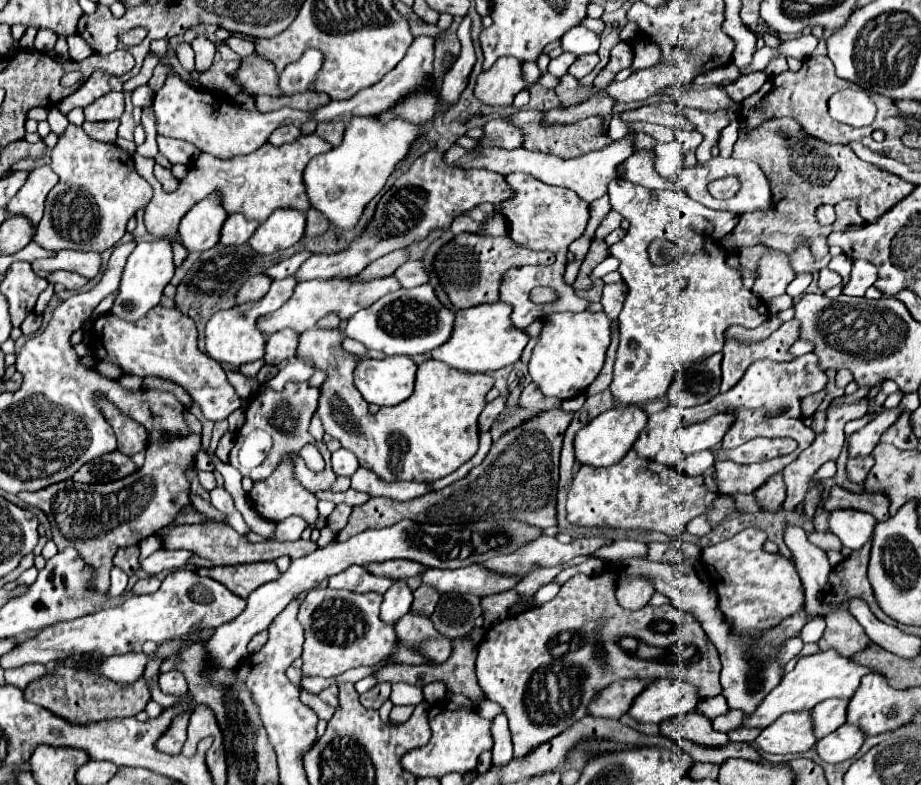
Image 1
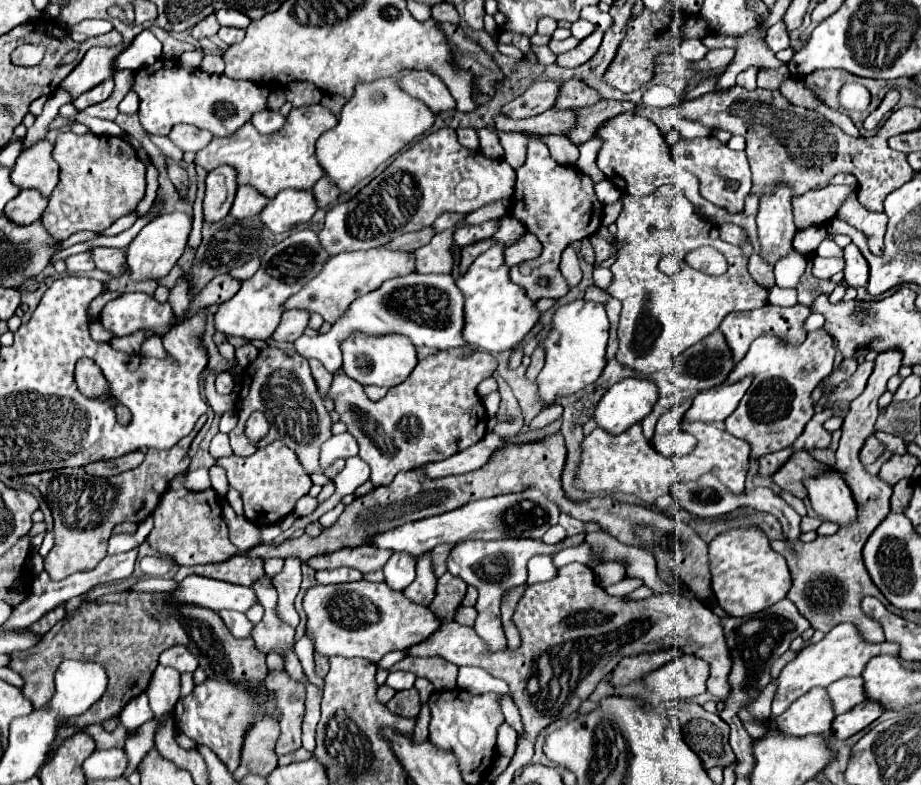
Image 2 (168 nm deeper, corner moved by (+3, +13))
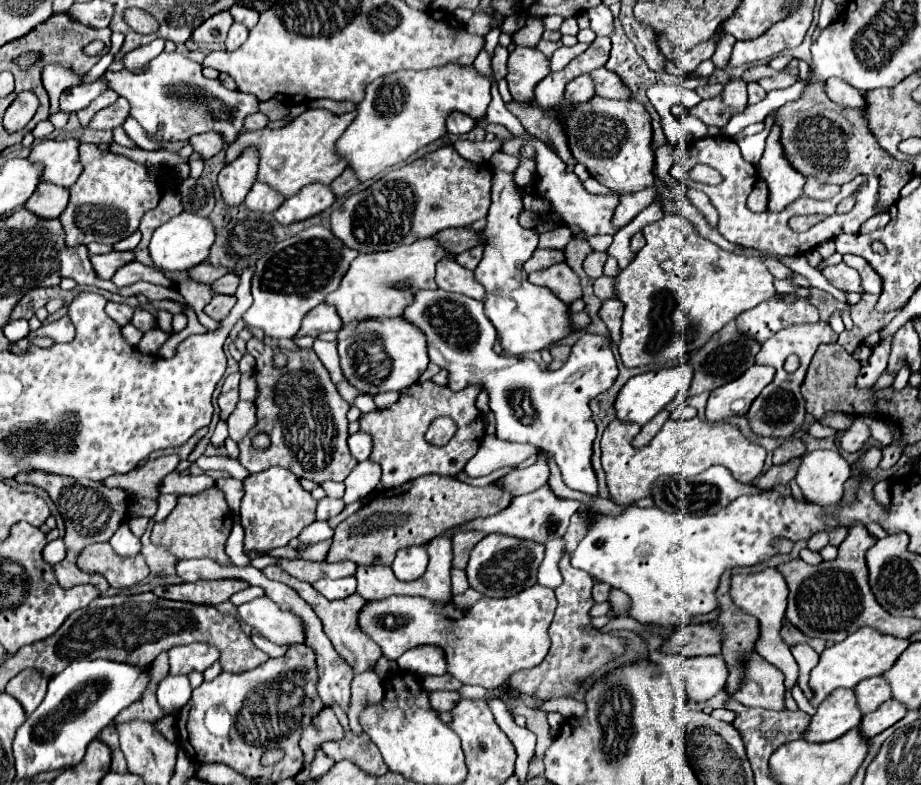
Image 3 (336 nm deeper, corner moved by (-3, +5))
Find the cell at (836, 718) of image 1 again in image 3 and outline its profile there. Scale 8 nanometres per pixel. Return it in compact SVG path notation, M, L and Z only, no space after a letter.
M880 676L878 678L862 680L860 684L856 684L854 686L854 696L856 696L858 708L860 708L862 714L868 714L868 712L876 710L882 702L886 702L886 700L892 698L890 686Z

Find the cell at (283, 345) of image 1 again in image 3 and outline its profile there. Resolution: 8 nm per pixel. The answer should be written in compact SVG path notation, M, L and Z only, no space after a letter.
M320 304L320 306L312 308L312 312L308 312L308 316L304 316L298 336L314 336L316 338L322 332L328 332L328 330L338 332L340 328L342 328L342 322L340 322L336 310L328 304Z

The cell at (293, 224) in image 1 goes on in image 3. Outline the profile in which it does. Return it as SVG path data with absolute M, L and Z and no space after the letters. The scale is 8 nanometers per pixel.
M308 184L308 188L302 188L292 198L284 200L284 204L274 212L274 218L282 226L290 226L294 222L308 220L326 208L334 204L334 194L324 184Z

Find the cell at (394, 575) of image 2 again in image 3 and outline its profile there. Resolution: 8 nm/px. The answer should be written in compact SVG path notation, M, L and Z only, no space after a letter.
M410 546L410 548L404 548L396 554L396 560L392 562L392 570L398 580L412 582L426 572L426 564L428 564L426 548L424 546Z

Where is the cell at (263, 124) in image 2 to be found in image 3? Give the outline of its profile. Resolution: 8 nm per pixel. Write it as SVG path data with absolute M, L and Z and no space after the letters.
M256 112L256 114L252 114L252 116L246 118L244 128L248 128L248 130L264 130L268 124L270 124L268 116L264 116L262 112Z

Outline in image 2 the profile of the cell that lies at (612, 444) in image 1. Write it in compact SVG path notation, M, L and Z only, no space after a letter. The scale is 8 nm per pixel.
M624 378L602 396L594 418L606 432L618 434L648 416L656 400L658 388L654 382L646 378Z

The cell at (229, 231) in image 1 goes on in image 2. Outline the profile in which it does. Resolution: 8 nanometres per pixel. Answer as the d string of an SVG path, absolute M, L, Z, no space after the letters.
M238 186L234 206L230 214L234 218L246 218L246 216L256 216L262 212L262 208L268 204L268 198L262 196L256 188L252 186Z

